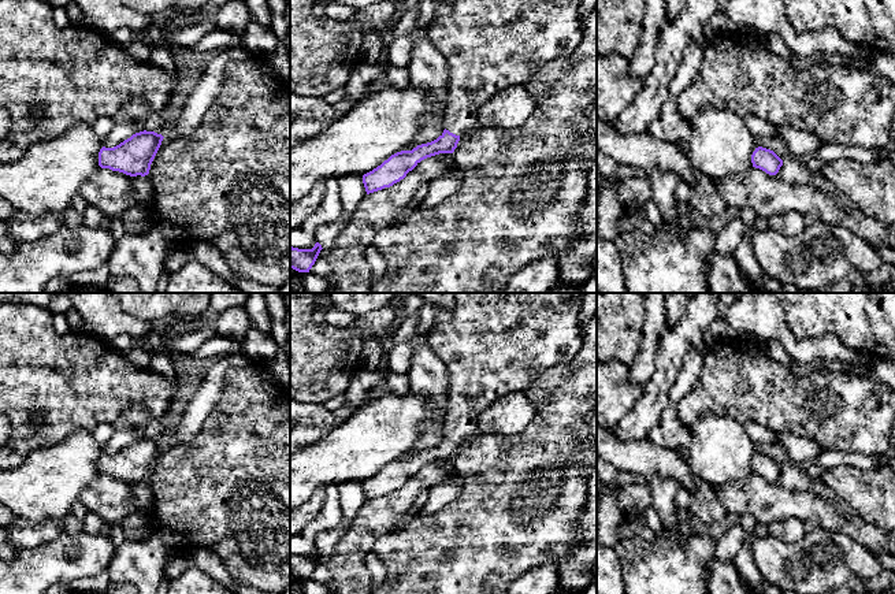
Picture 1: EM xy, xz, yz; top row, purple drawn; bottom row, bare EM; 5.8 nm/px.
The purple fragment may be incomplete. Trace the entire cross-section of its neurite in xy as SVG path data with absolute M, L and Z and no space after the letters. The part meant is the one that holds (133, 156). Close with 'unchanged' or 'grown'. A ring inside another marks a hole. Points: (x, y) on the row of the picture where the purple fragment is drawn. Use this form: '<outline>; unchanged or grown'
M144 130L114 148L103 146L99 152L99 166L130 177L145 177L163 138L161 134Z; unchanged

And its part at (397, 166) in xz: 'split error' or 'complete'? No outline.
split error

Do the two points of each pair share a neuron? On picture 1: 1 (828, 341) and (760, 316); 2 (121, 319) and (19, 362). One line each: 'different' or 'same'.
1: same
2: different

